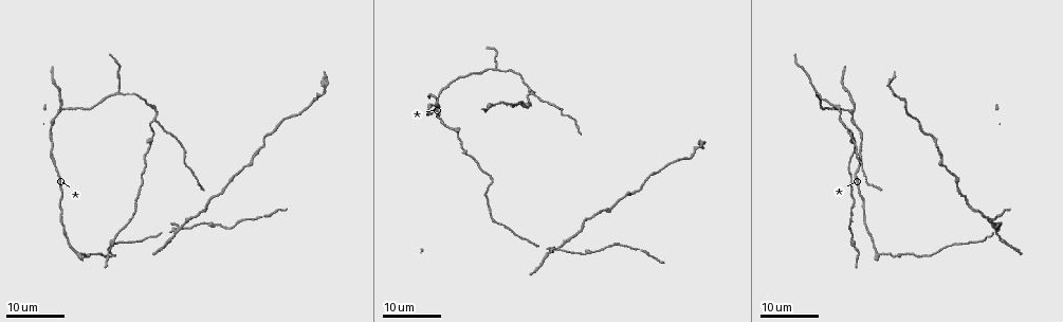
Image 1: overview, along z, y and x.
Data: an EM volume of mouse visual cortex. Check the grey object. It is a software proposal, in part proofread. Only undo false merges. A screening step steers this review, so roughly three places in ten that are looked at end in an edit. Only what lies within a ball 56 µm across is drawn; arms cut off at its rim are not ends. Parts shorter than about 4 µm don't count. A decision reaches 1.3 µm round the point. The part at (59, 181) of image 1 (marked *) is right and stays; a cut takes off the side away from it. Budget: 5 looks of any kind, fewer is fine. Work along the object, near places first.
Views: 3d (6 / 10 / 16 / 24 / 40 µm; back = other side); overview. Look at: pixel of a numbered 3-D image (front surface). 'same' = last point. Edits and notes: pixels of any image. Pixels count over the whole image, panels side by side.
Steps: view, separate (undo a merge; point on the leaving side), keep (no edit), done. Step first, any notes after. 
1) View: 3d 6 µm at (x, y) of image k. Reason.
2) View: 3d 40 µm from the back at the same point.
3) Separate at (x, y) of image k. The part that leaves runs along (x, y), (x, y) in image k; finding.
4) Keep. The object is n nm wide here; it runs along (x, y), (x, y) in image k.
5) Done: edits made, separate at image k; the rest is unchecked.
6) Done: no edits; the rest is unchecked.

View: 3d 16 µm at (155, 118) of image 1.

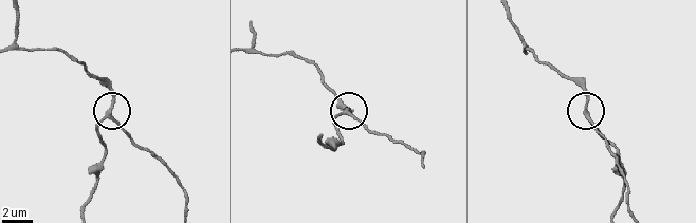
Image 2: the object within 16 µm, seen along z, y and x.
View: 3d 10 µm at (107, 115) of image 2.

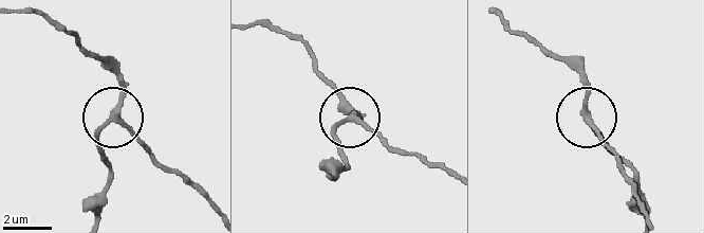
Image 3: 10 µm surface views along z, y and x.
View: 3d 6 µm at (589, 118) of image 3. Closer look.

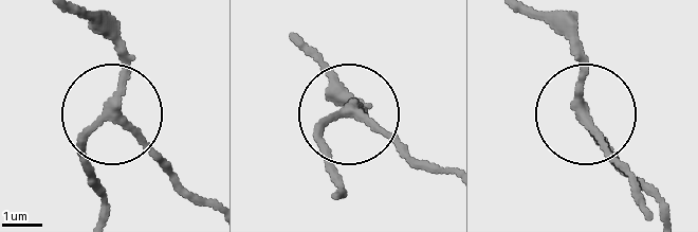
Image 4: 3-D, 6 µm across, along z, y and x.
Keep. The object is 200 nm wide here; it runs along (83, 16), (113, 50), (120, 121), (173, 178) in image 4; all the same cell.

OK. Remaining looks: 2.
View: 3d 24 µm at (116, 90) of image 1. Branch point.

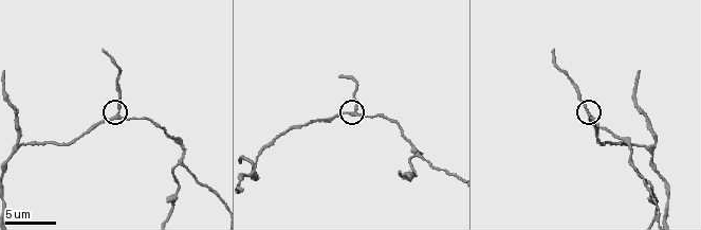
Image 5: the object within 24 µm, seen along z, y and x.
View: 3d 10 µm at (354, 113) of image 5. Closer look.

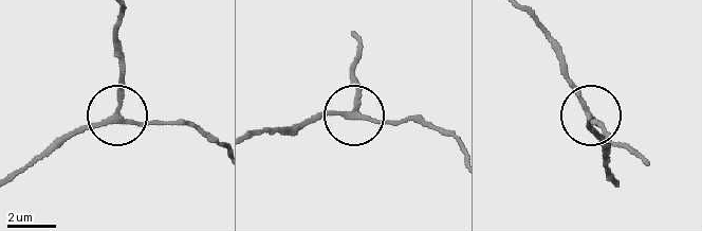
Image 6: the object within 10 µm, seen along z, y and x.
Keep. The object is 200 nm wide here; it runs along (16, 177), (76, 135), (112, 118), (118, 106), (118, 66) in image 6; continuous, no second cell.

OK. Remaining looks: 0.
Done: no edits; the rest is unchecked.

